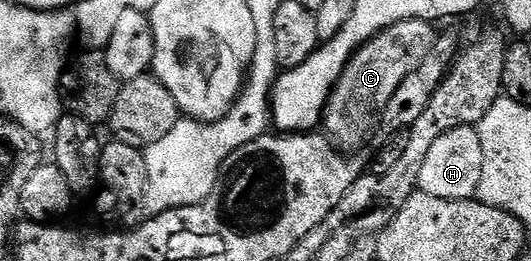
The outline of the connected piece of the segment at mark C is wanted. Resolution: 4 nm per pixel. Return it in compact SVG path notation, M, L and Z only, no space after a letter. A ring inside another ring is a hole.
M397 21L394 25L389 25L386 29L382 29L370 41L365 41L350 56L350 62L344 67L340 79L335 83L334 89L326 101L326 108L321 119L325 136L339 150L358 151L358 148L365 143L366 136L374 129L374 125L370 120L373 117L375 120L375 118L386 110L388 99L392 99L392 95L396 95L396 87L400 87L400 83L404 83L404 78L411 71L416 71L416 67L420 67L424 55L428 55L428 51L432 51L432 43L435 36L435 26L429 21Z

